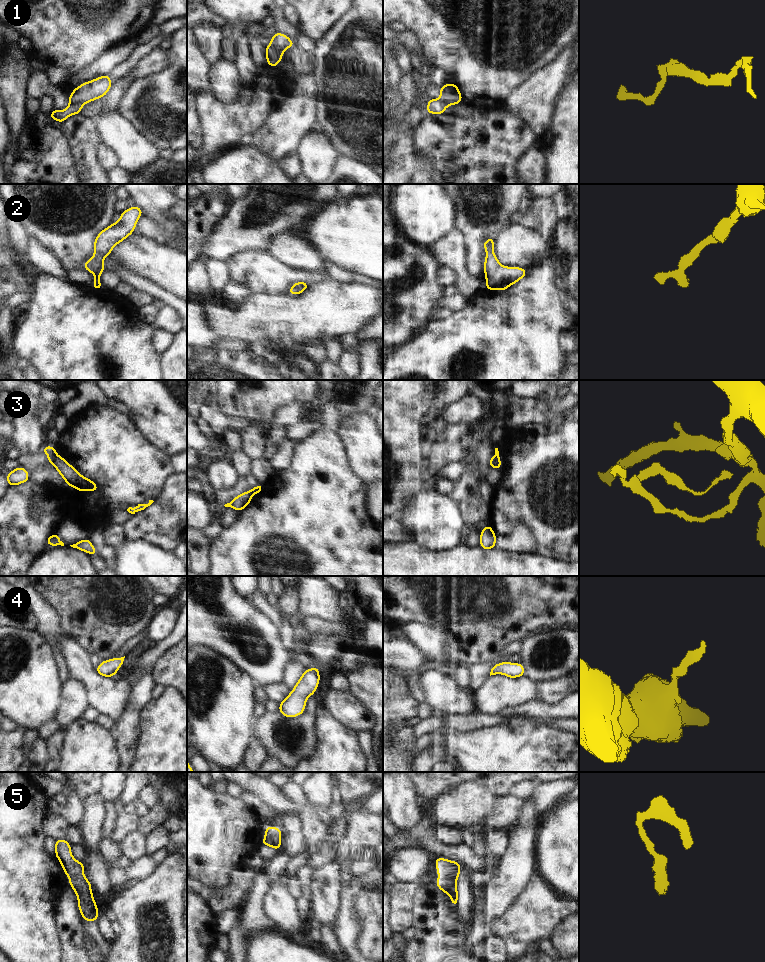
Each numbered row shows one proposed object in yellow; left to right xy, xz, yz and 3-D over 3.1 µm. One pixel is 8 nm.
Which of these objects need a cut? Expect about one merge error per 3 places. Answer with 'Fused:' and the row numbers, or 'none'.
Fused: 1, 3

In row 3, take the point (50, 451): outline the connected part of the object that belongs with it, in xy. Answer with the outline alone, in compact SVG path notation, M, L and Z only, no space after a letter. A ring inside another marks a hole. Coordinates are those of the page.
M45 446L45 447L42 447L41 450L45 452L45 454L48 457L49 463L53 465L53 460L56 455L56 448L54 446Z

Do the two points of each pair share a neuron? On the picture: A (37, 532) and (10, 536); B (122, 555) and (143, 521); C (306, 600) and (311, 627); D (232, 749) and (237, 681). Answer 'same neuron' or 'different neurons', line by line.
A: same neuron
B: different neurons
C: different neurons
D: same neuron

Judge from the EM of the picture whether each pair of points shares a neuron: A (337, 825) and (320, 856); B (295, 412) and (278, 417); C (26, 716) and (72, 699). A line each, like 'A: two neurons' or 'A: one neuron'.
A: one neuron
B: one neuron
C: two neurons

